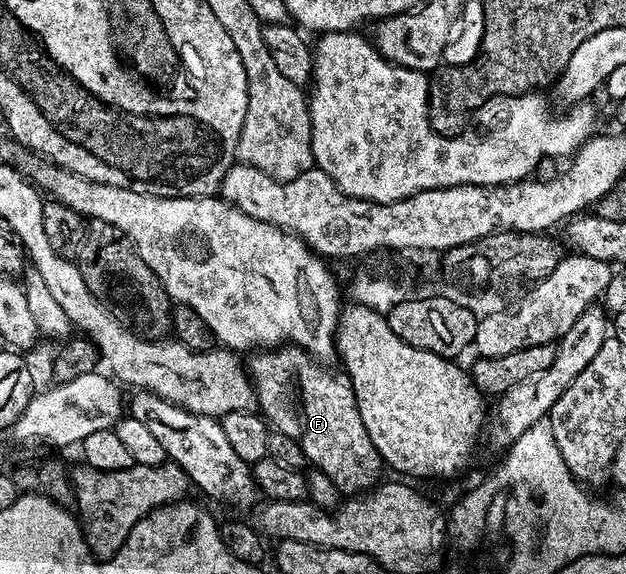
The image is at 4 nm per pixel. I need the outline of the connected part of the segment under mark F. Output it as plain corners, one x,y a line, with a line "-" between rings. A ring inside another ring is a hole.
291,343
273,348
271,351
257,352
256,355
252,365
250,361
250,376
252,384
256,387
258,405
263,416
277,430
296,440
307,457
307,464
330,475
330,479
334,479
334,483
341,491
348,489
356,489
352,491
371,490
381,480
382,460
379,451
376,450
370,439
366,423
362,421
362,415
358,409
356,396
347,372
335,373
334,370
327,369
324,366
327,364
321,363
313,357
307,349
301,349
299,345

